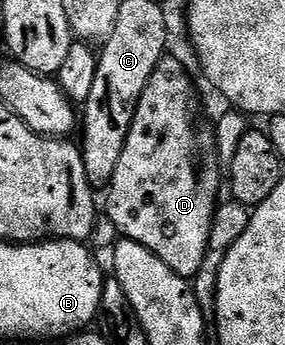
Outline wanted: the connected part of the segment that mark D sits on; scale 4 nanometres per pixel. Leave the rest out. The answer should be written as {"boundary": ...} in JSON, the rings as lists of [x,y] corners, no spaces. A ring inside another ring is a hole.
{"boundary":[[[165,56],[157,68],[153,68],[153,76],[149,84],[145,84],[141,100],[137,100],[133,128],[129,128],[129,136],[125,136],[125,149],[121,152],[121,160],[117,160],[117,172],[113,172],[113,180],[106,191],[107,214],[122,237],[149,248],[149,252],[165,260],[173,272],[191,280],[201,268],[209,248],[221,170],[211,161],[204,164],[203,171],[199,171],[199,94],[186,64],[171,57]]]}

